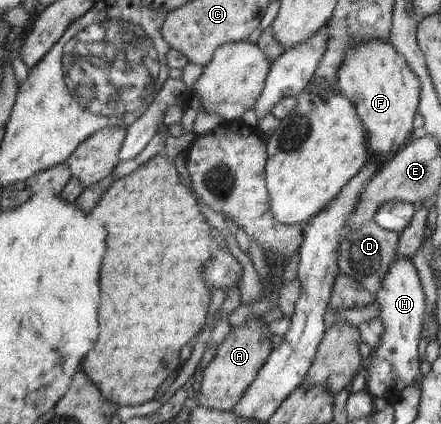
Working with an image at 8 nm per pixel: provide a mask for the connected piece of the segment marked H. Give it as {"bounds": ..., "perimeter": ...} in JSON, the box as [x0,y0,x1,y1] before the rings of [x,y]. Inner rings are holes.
{"bounds":[365,257,425,405],"perimeter":[[[406,257],[393,260],[375,297],[381,310],[379,318],[383,322],[384,332],[380,344],[373,348],[365,362],[365,391],[373,398],[385,397],[389,405],[394,405],[403,389],[413,383],[421,372],[417,345],[425,317],[425,293],[413,261]]]}

